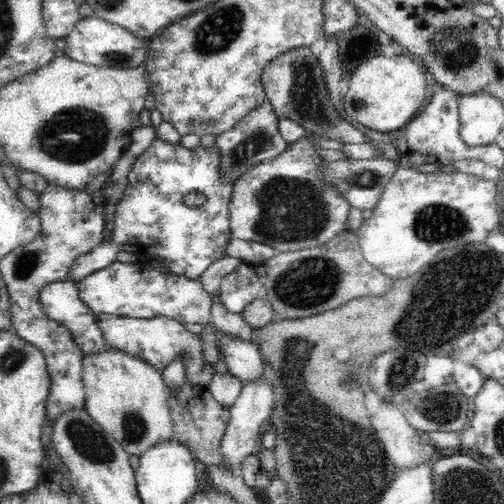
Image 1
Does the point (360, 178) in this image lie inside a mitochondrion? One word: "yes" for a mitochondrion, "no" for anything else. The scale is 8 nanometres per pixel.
yes

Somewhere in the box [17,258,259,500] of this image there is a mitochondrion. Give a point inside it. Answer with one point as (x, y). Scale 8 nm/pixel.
(88, 441)

